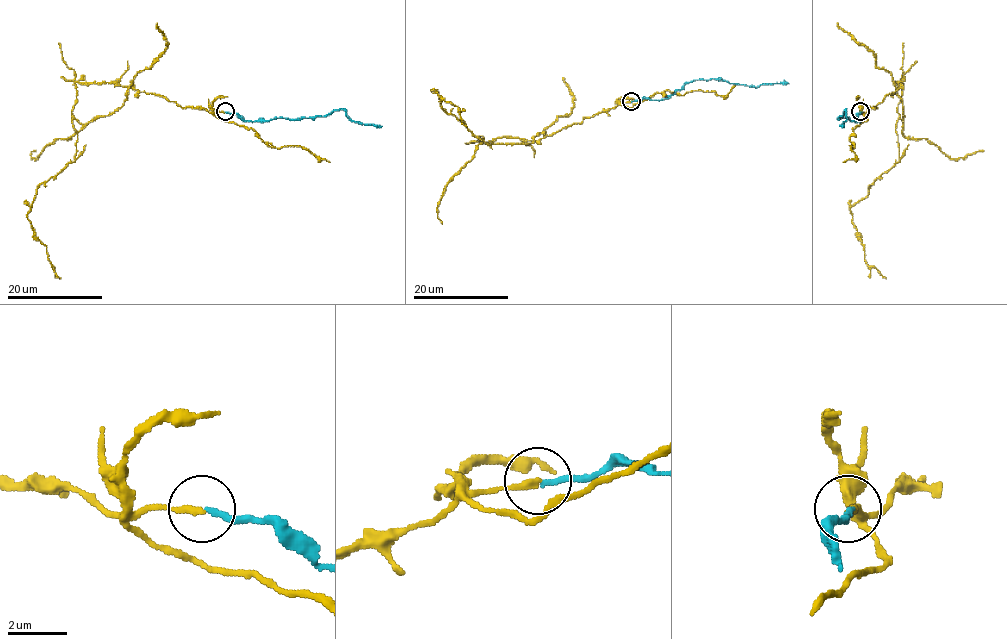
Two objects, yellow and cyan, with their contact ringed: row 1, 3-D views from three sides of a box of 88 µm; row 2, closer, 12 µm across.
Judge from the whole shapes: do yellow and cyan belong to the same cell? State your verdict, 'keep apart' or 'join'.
keep apart

